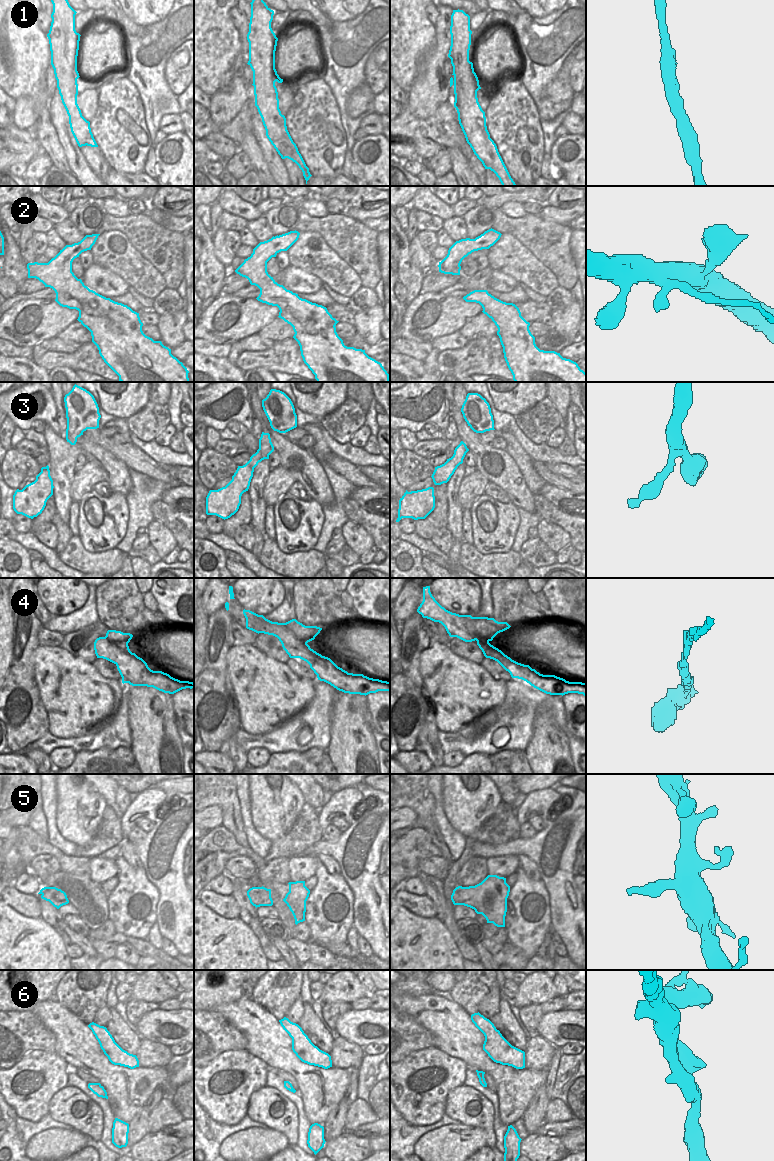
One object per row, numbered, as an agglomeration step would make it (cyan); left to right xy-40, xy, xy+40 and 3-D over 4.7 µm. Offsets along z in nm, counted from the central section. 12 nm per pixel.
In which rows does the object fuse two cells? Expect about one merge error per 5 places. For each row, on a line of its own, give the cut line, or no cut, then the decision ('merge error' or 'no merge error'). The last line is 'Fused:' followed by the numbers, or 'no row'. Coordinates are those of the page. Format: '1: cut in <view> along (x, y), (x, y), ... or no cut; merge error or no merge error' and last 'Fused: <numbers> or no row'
1: no cut; no merge error
2: cut in xy along (279, 236), (275, 247), (276, 253); merge error
3: no cut; no merge error
4: no cut; no merge error
5: no cut; no merge error
6: no cut; no merge error
Fused: 2

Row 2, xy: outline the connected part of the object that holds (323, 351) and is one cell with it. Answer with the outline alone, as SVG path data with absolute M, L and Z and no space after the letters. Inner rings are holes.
M277 235L260 242L253 249L251 256L245 259L235 272L260 289L260 294L256 298L258 301L279 308L278 317L293 327L293 338L300 346L303 361L315 375L317 382L390 382L390 375L380 362L369 357L365 350L344 345L336 332L335 326L339 321L332 317L326 307L300 298L268 274L267 262L276 257L275 247L278 240Z

